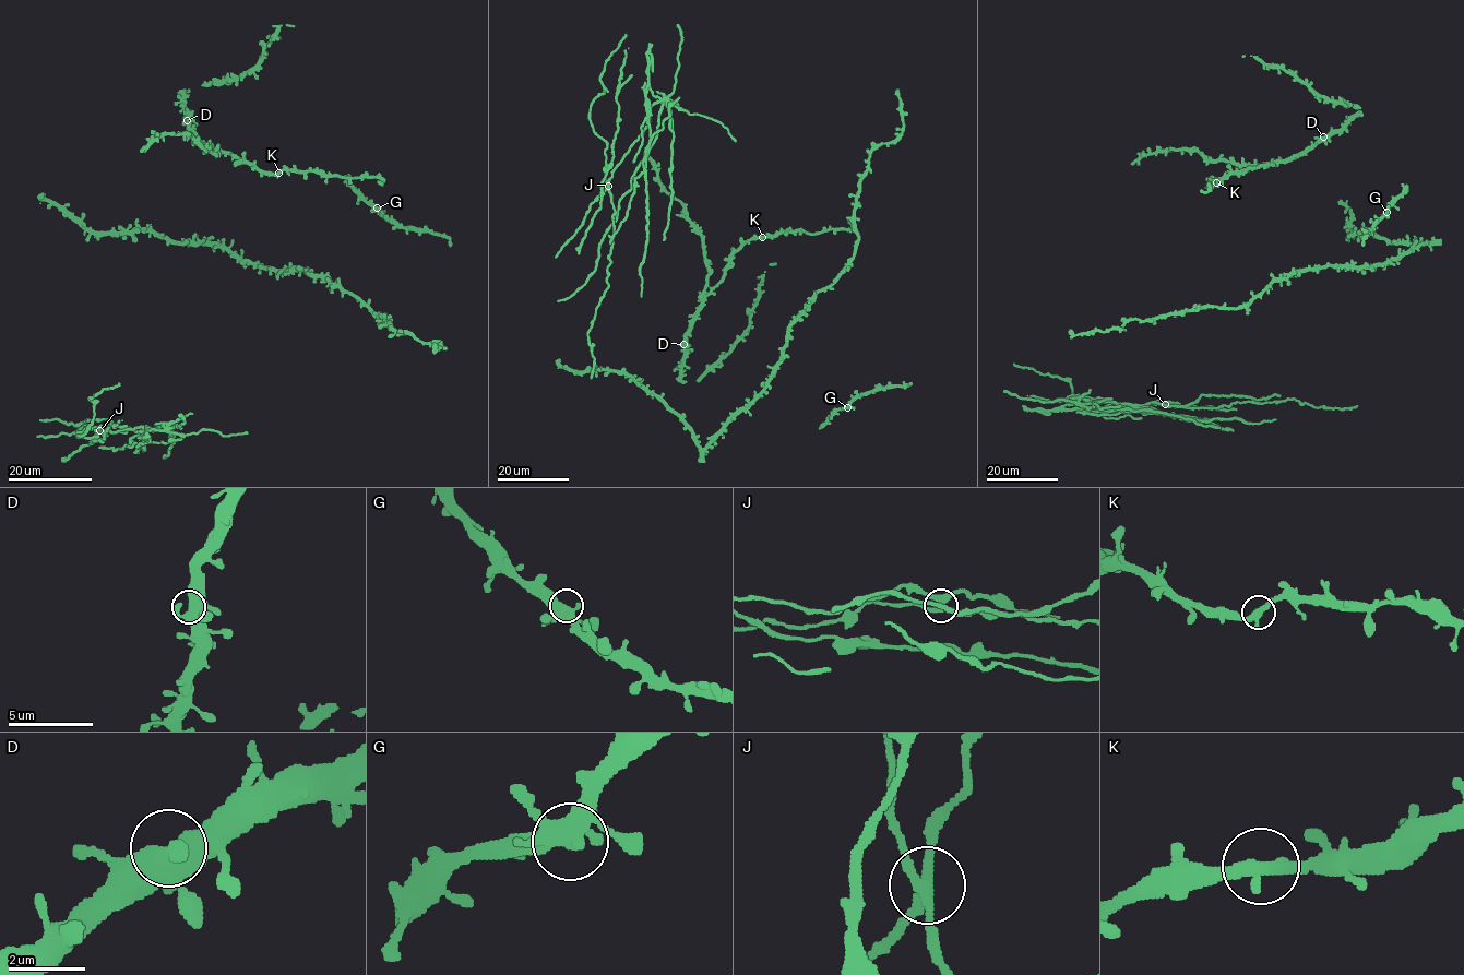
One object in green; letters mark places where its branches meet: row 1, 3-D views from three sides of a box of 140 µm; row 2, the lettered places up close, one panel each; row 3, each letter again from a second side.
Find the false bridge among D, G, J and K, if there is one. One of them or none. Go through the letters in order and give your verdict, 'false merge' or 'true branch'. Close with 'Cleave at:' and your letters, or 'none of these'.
D: true branch
G: true branch
J: false merge
K: true branch
Cleave at: J

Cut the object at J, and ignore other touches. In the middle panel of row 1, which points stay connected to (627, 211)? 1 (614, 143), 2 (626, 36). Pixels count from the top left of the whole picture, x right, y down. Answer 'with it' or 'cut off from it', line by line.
1: with it
2: cut off from it

